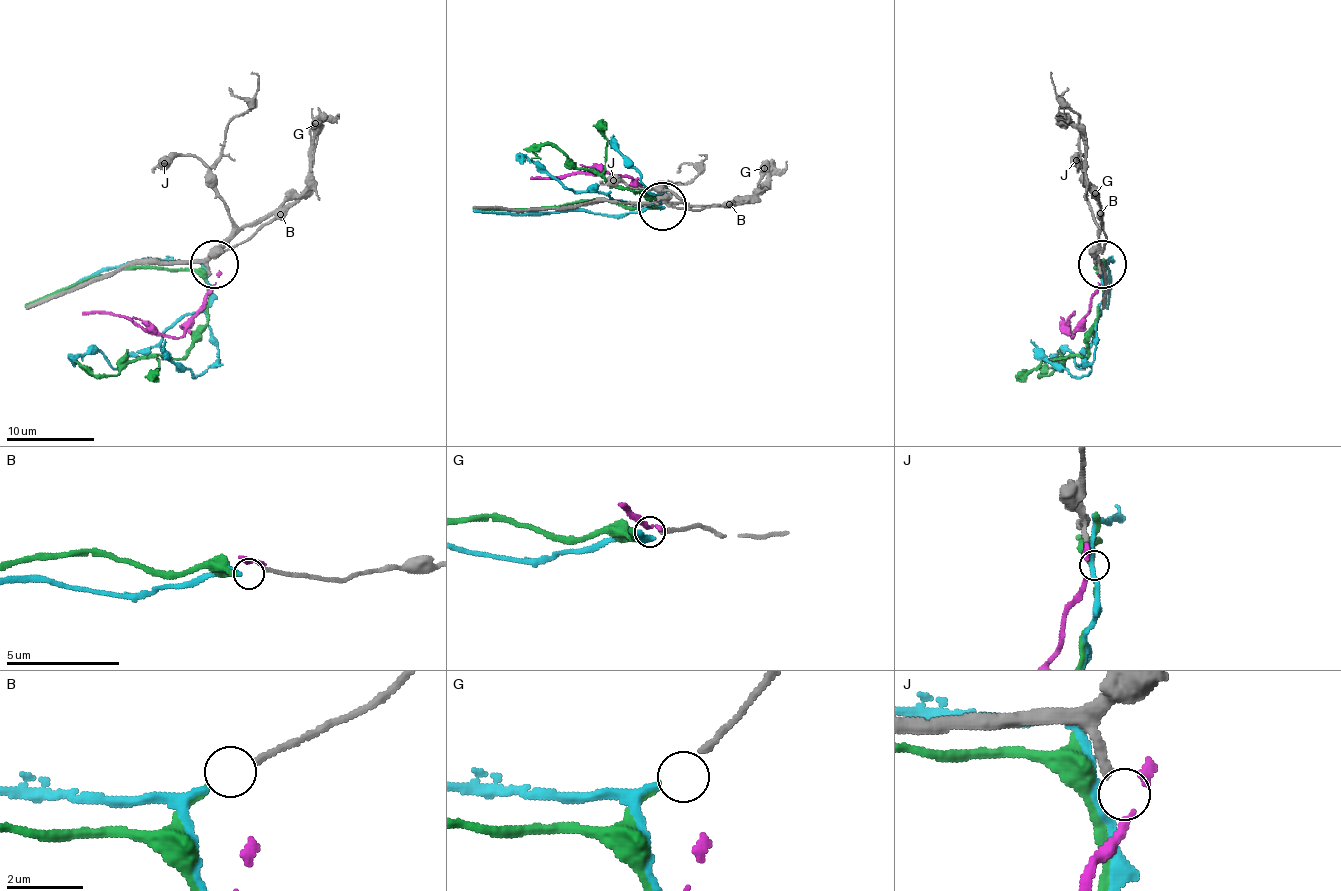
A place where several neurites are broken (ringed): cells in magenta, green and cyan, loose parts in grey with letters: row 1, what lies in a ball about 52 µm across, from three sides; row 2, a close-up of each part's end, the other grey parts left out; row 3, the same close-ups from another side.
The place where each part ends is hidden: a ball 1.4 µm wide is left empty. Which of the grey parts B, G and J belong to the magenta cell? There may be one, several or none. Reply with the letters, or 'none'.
none

